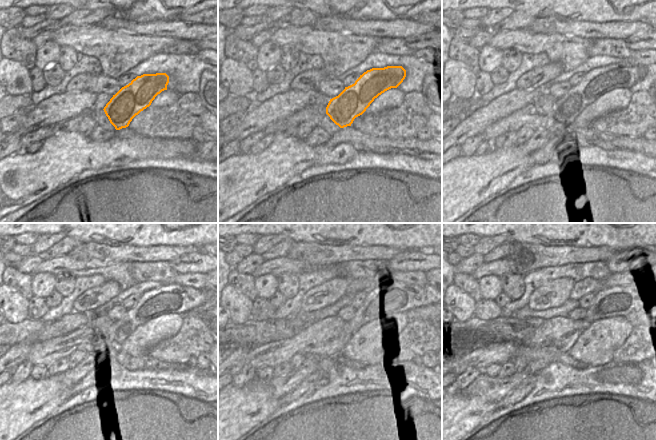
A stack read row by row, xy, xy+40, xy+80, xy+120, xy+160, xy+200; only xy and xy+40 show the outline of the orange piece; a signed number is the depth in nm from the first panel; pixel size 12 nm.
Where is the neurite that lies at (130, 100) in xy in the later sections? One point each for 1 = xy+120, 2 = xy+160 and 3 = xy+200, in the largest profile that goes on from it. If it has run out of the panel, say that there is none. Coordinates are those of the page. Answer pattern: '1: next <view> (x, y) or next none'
1: next xy+120 (172, 298)
2: next xy+160 (387, 299)
3: next xy+200 (620, 300)

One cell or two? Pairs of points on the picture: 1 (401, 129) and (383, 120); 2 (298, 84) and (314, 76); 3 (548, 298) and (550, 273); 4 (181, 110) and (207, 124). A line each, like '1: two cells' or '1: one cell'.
1: one cell
2: one cell
3: two cells
4: two cells

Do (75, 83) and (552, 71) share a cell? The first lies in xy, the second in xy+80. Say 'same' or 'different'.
same

